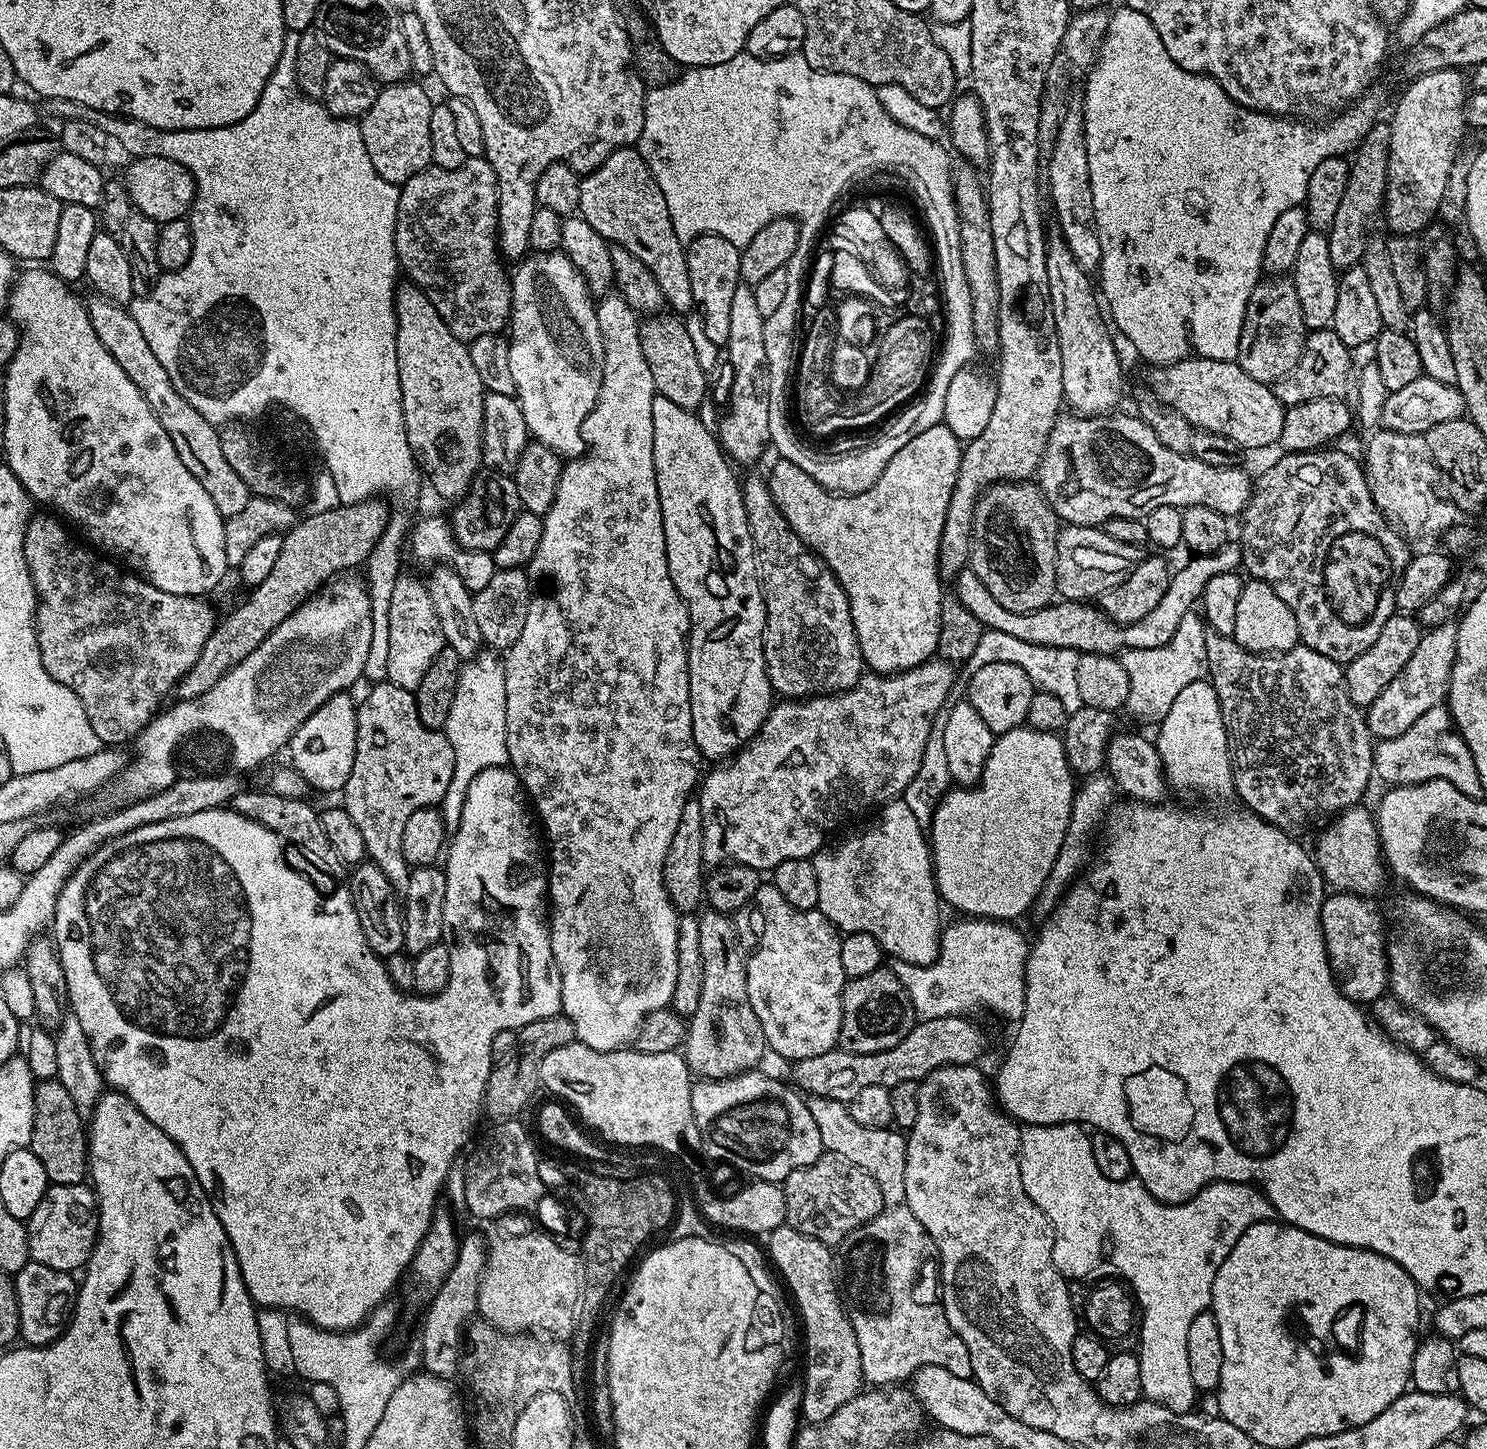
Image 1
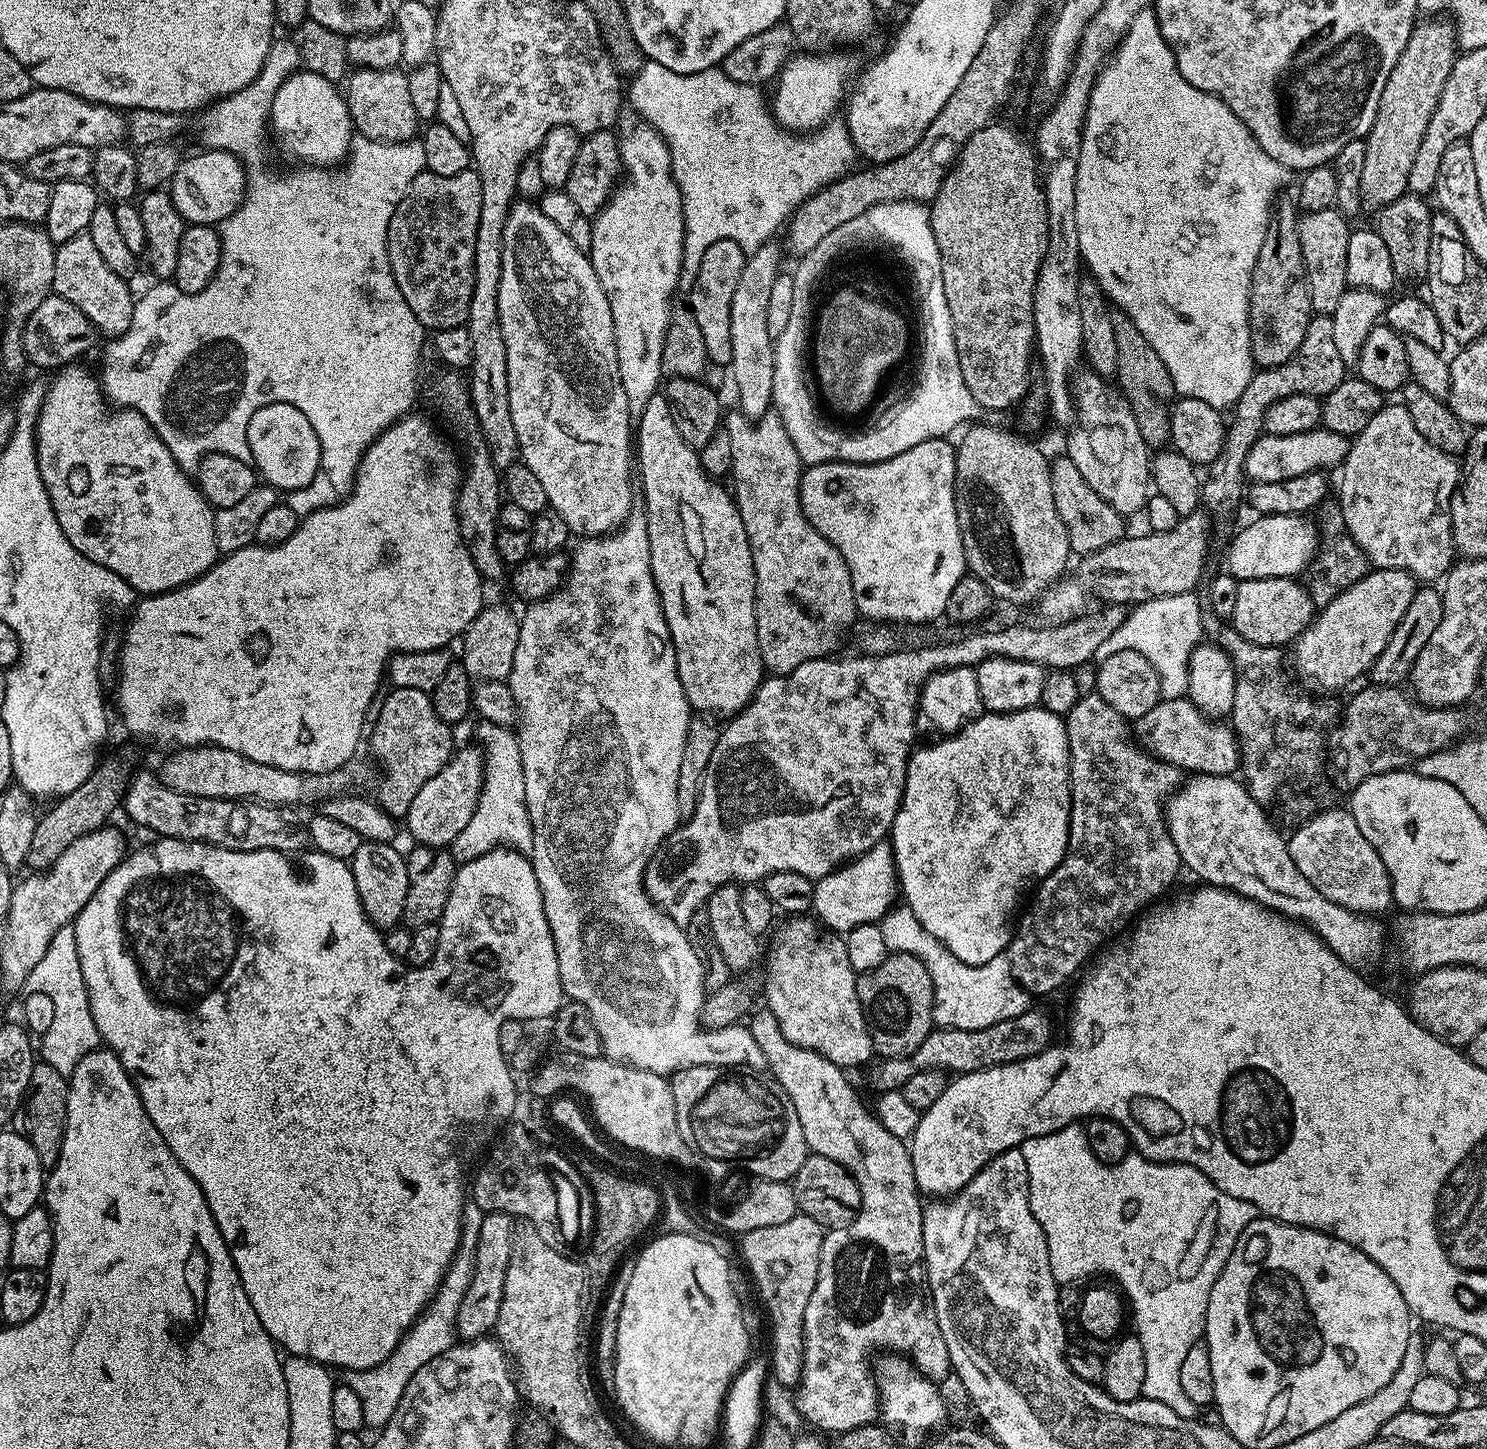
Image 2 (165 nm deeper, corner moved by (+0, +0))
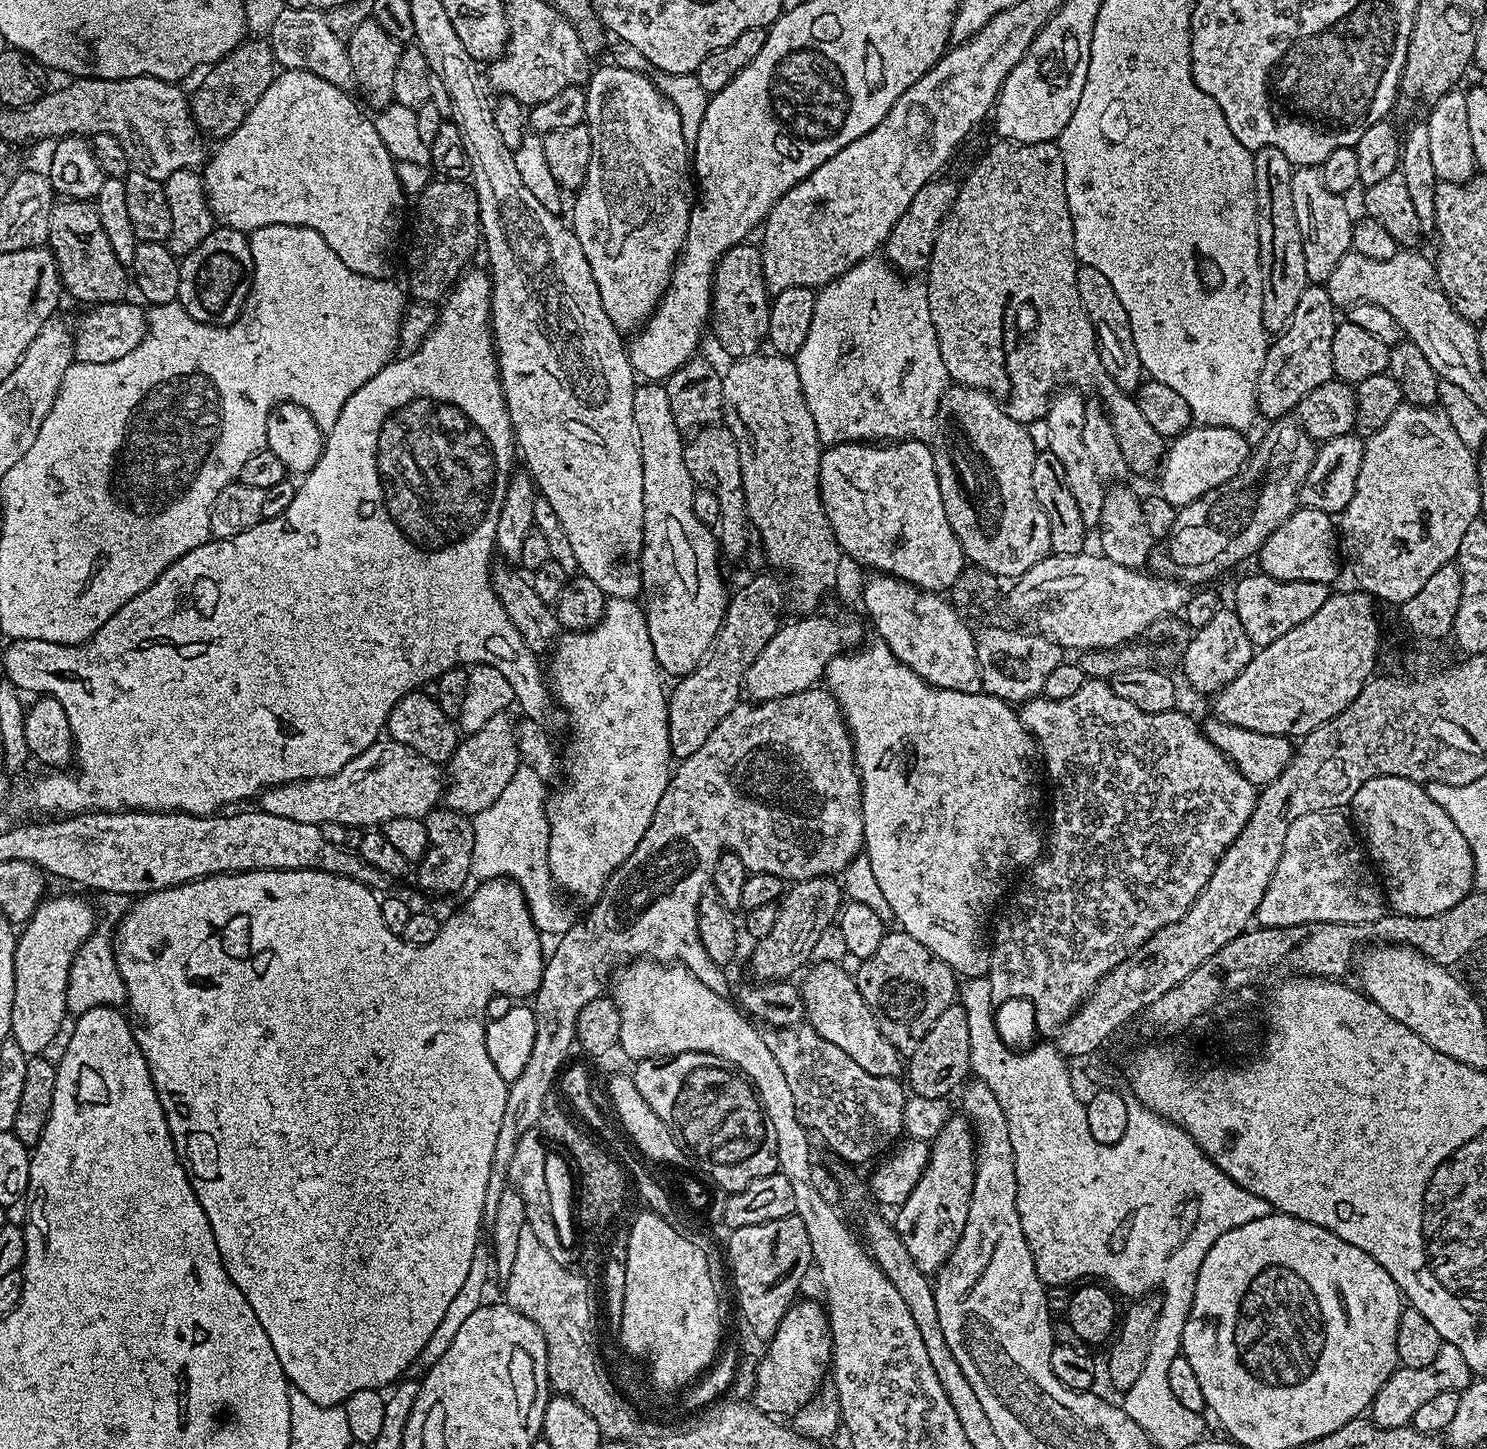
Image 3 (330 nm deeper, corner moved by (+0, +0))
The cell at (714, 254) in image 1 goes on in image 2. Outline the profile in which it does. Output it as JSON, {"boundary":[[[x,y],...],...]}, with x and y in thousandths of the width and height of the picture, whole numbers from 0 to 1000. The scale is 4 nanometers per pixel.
{"boundary":[[[486,166],[480,167],[480,170],[472,175],[472,181],[469,184],[469,189],[464,195],[465,199],[463,202],[462,212],[465,213],[467,220],[472,227],[472,234],[475,236],[475,244],[479,252],[492,252],[494,241],[491,237],[491,208],[494,208],[494,200],[496,200],[496,192],[499,192],[499,186],[502,184],[502,175],[496,167]]]}

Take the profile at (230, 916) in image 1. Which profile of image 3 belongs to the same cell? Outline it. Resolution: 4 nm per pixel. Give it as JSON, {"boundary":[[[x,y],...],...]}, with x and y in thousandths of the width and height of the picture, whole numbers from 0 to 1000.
{"boundary":[[[174,600],[173,602],[150,602],[149,605],[137,605],[134,607],[128,607],[112,614],[100,616],[98,618],[89,620],[85,629],[83,630],[79,640],[77,643],[75,655],[78,659],[78,666],[85,680],[85,698],[87,699],[89,713],[98,730],[98,736],[101,738],[101,744],[104,747],[104,752],[106,755],[106,761],[109,761],[109,766],[112,769],[113,779],[118,792],[120,799],[126,811],[128,818],[136,832],[139,835],[139,841],[144,849],[144,857],[147,860],[147,865],[151,872],[152,879],[165,893],[165,899],[171,903],[174,912],[176,912],[176,918],[179,918],[179,923],[182,923],[182,929],[184,929],[184,934],[187,934],[187,940],[190,940],[190,945],[192,948],[194,956],[198,960],[206,962],[208,968],[214,968],[214,970],[225,972],[231,970],[235,962],[240,959],[260,959],[266,956],[272,949],[275,943],[279,942],[281,934],[284,934],[284,929],[289,926],[289,921],[295,918],[295,912],[300,908],[303,899],[308,894],[311,885],[313,885],[313,879],[316,879],[316,871],[319,871],[319,860],[324,857],[323,847],[325,845],[325,830],[327,830],[327,816],[330,816],[330,807],[332,799],[332,788],[335,788],[335,780],[338,777],[338,769],[340,769],[340,758],[342,747],[339,746],[330,733],[327,726],[327,712],[325,698],[334,686],[344,686],[345,688],[357,688],[362,683],[366,671],[367,654],[363,652],[364,644],[358,638],[358,631],[355,627],[354,620],[350,612],[345,607],[324,607],[319,611],[317,619],[312,624],[310,629],[299,634],[295,642],[295,647],[286,651],[273,651],[270,647],[266,646],[257,636],[257,628],[254,616],[250,614],[238,609],[235,605],[225,605],[214,600]]]}

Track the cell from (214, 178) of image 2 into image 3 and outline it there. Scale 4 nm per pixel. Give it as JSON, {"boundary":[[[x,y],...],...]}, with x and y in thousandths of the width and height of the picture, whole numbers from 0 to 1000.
{"boundary":[[[203,48],[189,49],[186,55],[182,57],[182,59],[179,59],[179,65],[176,65],[176,68],[174,68],[174,70],[171,70],[171,76],[168,76],[168,79],[165,79],[163,87],[160,87],[160,90],[157,90],[157,92],[147,97],[145,100],[145,106],[143,108],[142,106],[139,108],[136,116],[137,137],[139,138],[140,144],[142,145],[143,150],[150,157],[157,157],[165,161],[169,161],[176,156],[187,156],[188,155],[214,159],[214,161],[217,161],[217,164],[219,164],[219,170],[222,170],[222,173],[225,173],[225,175],[227,175],[227,178],[230,178],[230,181],[233,181],[233,184],[235,184],[237,188],[244,190],[258,191],[259,190],[258,184],[261,182],[261,173],[263,173],[264,168],[266,167],[266,162],[269,160],[269,151],[272,149],[273,133],[271,128],[269,128],[269,124],[266,119],[267,111],[264,110],[262,104],[258,100],[251,84],[242,78],[243,72],[241,71],[239,72],[233,64],[234,63],[231,60],[223,58],[218,54],[204,50]]]}

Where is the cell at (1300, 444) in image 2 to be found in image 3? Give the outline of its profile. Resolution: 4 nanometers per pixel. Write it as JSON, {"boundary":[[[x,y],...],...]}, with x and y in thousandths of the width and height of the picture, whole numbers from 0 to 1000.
{"boundary":[[[804,293],[790,302],[781,318],[779,340],[788,349],[794,351],[833,328],[842,310],[837,301],[835,296],[829,295]]]}

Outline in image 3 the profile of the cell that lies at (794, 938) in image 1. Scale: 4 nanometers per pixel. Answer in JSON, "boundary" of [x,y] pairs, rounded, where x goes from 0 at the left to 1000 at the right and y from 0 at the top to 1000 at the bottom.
{"boundary":[[[549,664],[543,669],[543,674],[537,680],[538,687],[541,690],[543,706],[546,707],[555,719],[561,719],[564,725],[569,725],[580,738],[586,743],[602,743],[607,740],[607,727],[590,711],[585,694],[580,689],[576,680],[576,674],[568,669],[565,664]]]}

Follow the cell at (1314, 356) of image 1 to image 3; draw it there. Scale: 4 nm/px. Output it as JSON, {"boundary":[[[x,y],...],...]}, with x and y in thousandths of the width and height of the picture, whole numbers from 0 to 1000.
{"boundary":[[[880,195],[873,206],[873,212],[868,222],[853,237],[851,250],[846,258],[845,267],[845,284],[853,291],[857,291],[871,285],[872,281],[886,266],[896,262],[897,255],[897,228],[900,223],[900,213],[894,206],[890,196]]]}

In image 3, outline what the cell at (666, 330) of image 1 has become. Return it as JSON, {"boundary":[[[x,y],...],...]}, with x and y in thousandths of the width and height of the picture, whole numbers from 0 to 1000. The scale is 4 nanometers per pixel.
{"boundary":[[[488,294],[469,295],[465,299],[460,307],[460,318],[466,335],[480,340],[485,352],[483,361],[483,375],[486,386],[498,386],[503,378],[504,360],[502,352],[502,341],[499,338],[499,322],[496,313],[496,305]]]}

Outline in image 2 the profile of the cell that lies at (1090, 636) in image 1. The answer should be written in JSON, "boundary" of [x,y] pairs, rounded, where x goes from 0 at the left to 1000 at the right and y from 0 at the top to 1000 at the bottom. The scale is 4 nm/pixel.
{"boundary":[[[847,355],[843,358],[835,366],[832,365],[825,375],[826,397],[833,401],[875,397],[887,380],[886,362],[875,355]]]}

